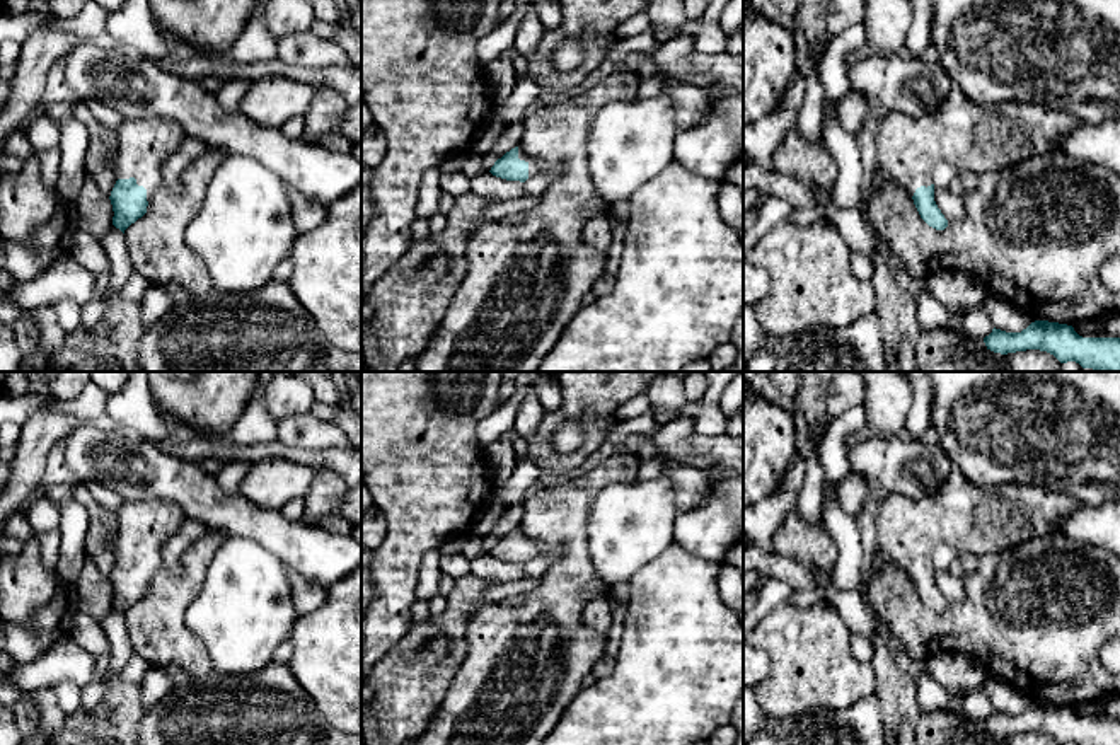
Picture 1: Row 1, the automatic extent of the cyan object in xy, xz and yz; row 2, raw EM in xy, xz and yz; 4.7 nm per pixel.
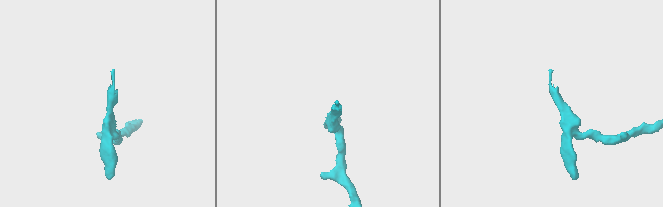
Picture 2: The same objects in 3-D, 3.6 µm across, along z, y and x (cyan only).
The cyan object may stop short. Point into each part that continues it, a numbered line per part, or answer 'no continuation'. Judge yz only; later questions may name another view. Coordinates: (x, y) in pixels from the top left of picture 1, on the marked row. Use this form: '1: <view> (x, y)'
1: yz (974, 138)

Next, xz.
1: xz (532, 166)

